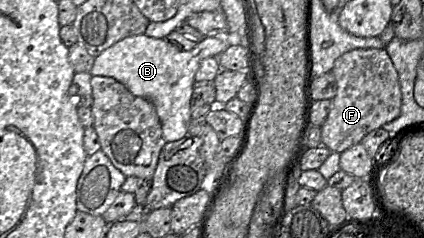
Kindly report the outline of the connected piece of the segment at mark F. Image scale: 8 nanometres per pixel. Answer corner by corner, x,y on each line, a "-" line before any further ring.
353,49
338,57
331,70
337,92
321,126
321,144
342,153
361,142
373,130
400,115
401,88
398,73
385,49

